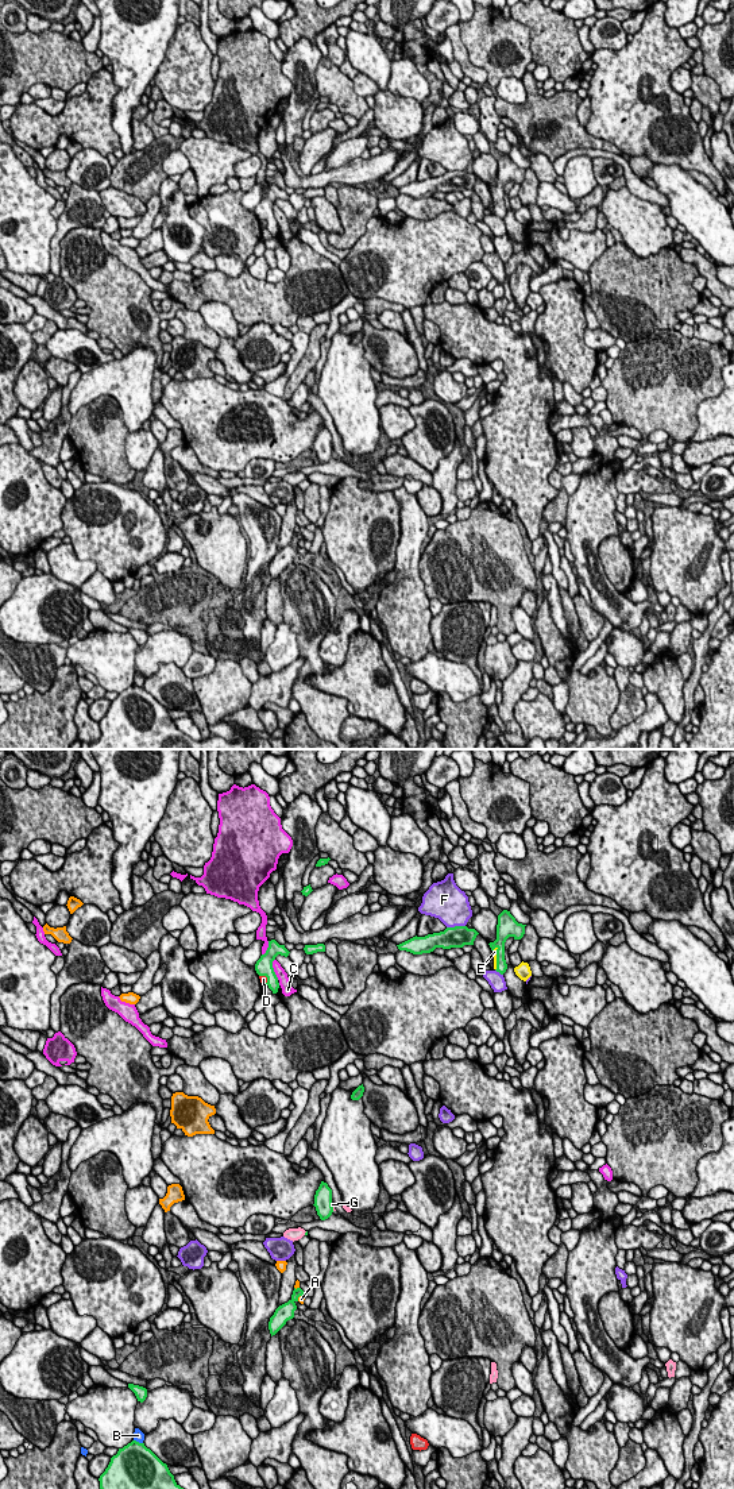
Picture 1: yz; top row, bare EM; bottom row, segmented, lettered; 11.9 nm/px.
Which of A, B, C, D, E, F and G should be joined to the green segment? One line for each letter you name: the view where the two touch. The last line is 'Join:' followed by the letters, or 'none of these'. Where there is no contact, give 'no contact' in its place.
E: yz
Join: E

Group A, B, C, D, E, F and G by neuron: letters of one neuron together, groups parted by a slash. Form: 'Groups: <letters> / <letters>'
Groups: A / B / C / D / E / F / G

